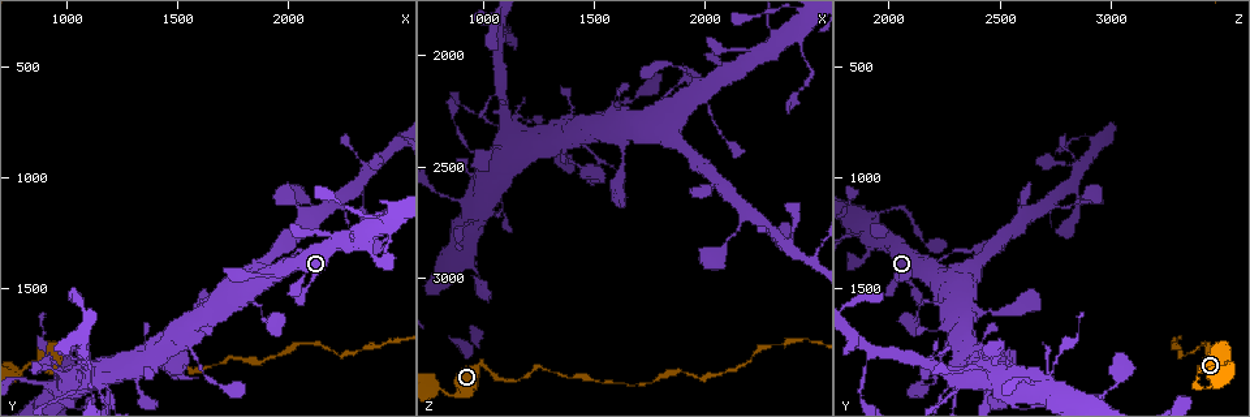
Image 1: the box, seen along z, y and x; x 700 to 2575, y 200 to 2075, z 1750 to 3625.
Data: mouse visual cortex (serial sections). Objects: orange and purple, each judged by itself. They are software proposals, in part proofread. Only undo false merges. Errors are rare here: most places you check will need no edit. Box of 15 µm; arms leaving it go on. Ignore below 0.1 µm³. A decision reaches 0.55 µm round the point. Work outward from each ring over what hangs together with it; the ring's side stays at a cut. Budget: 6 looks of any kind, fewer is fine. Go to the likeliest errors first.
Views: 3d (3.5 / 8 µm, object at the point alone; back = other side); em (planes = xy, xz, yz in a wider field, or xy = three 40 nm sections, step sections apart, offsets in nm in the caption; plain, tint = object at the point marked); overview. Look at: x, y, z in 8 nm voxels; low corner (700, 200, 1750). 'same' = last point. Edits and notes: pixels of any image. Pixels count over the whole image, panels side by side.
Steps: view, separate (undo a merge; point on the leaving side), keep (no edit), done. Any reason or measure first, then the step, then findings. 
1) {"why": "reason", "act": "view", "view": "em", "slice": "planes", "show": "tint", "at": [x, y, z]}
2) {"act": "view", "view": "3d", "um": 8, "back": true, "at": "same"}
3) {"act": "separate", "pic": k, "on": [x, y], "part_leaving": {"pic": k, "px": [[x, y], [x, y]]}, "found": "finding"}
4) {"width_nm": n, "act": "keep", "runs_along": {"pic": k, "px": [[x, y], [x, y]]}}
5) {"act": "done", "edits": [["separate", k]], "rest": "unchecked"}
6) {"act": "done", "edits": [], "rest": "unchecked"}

{"act": "view", "view": "3d", "um": 8, "at": [940, 1940, 2660]}

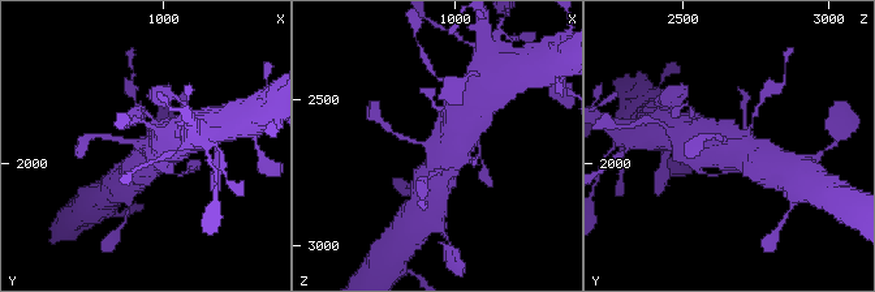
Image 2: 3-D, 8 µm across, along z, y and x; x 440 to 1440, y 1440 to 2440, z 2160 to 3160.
{"why": "closer look", "act": "view", "view": "3d", "um": 3.5, "at": [930, 1950, 2670]}

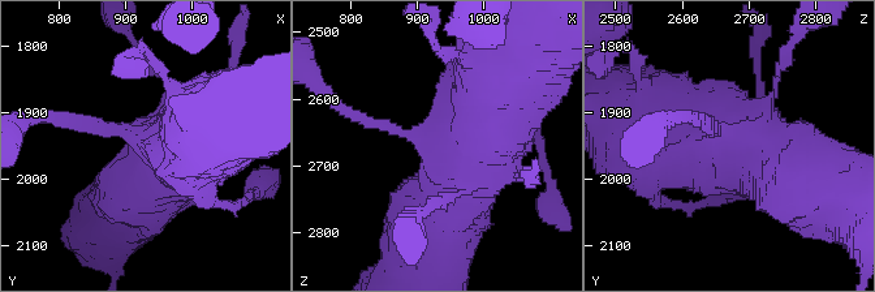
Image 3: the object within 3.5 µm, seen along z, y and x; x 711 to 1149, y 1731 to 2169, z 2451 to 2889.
{"act": "view", "view": "em", "slice": "xy", "step": 1, "show": "tint", "at": [940, 1945, 2665]}

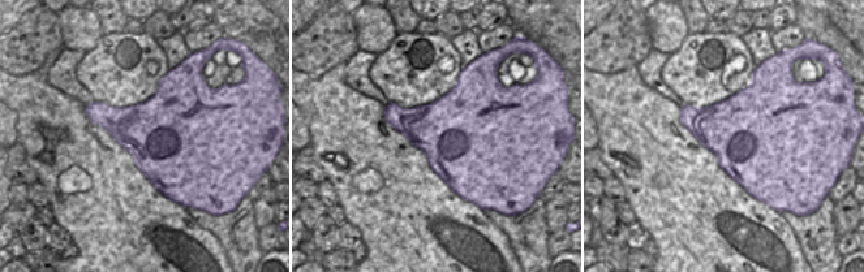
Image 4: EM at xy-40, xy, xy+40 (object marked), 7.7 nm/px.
{"act": "keep", "runs_along": {"pic": 3, "px": [[505, 90], [434, 227]]}, "found": "one cell here"}

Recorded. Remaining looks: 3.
{"why": "abrupt turn", "act": "view", "view": "3d", "um": 3.5, "at": [2480, 1130, 2060]}

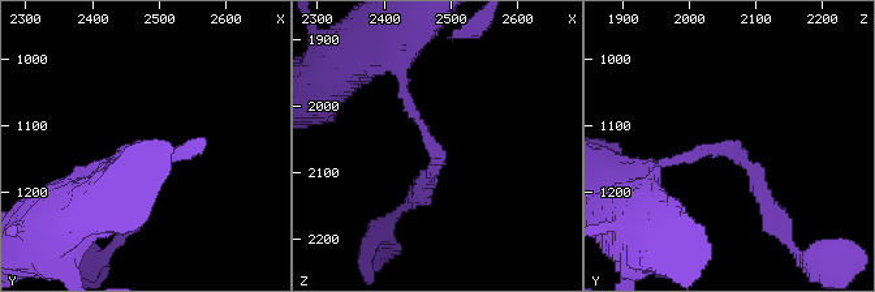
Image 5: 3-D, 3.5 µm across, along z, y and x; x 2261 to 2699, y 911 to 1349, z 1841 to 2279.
{"arm_widths_nm": [150, 200], "why": "shape alone is not enough", "act": "view", "view": "em", "slice": "xy", "step": 1, "show": "tint", "at": [2470, 1130, 2065]}

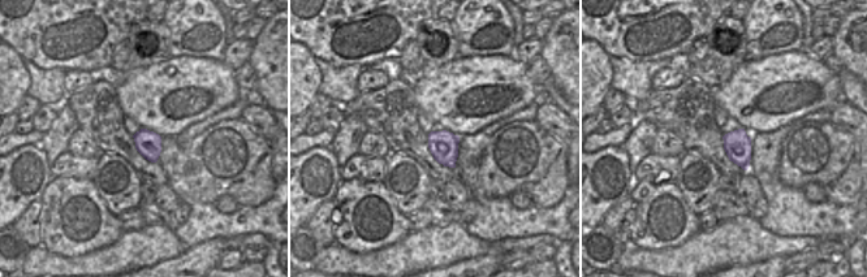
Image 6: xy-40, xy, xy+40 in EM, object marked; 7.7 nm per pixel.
{"act": "keep", "runs_along": {"pic": 5, "px": [[660, 163], [733, 147], [777, 219]]}, "found": "continuous, no second cell"}

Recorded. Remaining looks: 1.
{"why": "narrows sharply", "act": "view", "view": "3d", "um": 3.5, "at": [2380, 940, 2810]}

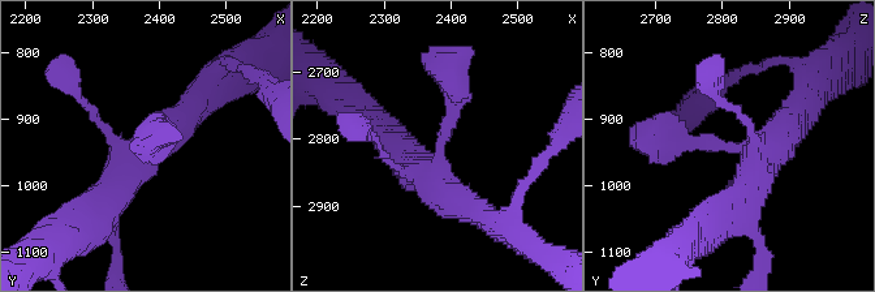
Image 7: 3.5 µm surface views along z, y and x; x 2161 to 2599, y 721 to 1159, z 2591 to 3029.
{"act": "keep", "runs_along": {"pic": 7, "px": [[737, 198], [744, 146], [643, 134]]}, "found": "all the same cell"}

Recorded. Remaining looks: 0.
{"act": "done", "edits": [], "rest": "unchecked"}

